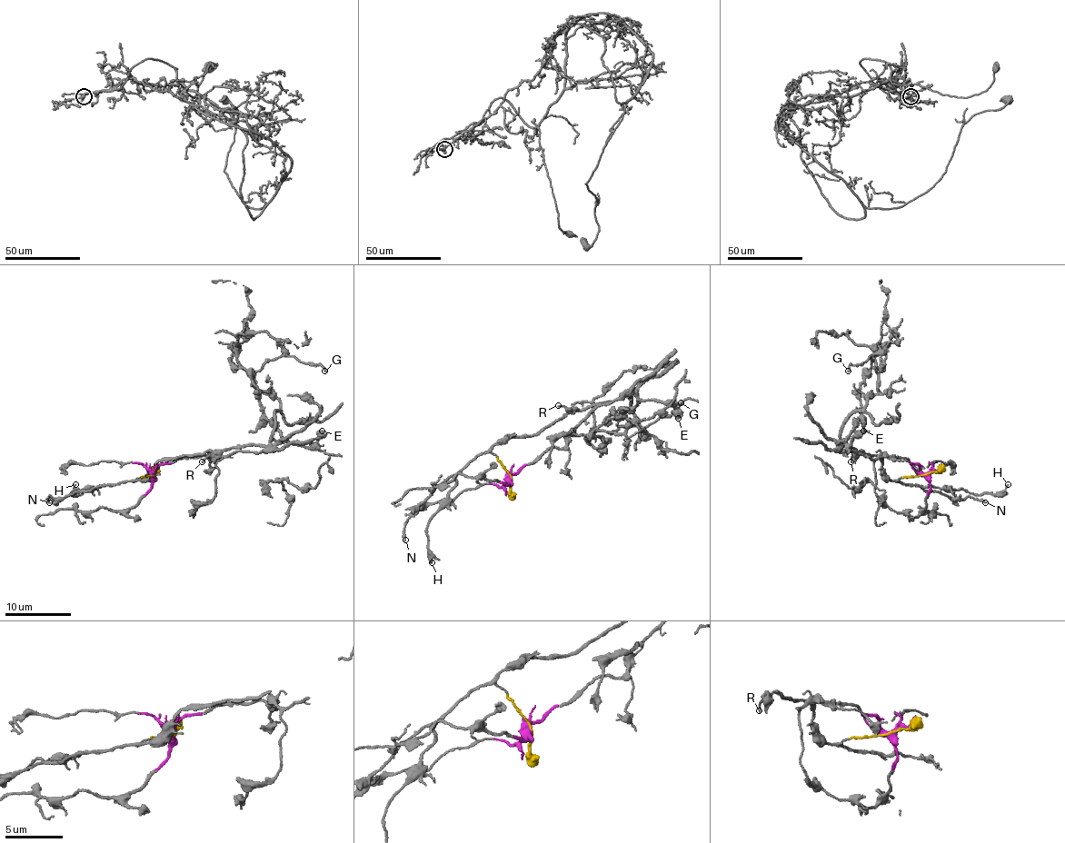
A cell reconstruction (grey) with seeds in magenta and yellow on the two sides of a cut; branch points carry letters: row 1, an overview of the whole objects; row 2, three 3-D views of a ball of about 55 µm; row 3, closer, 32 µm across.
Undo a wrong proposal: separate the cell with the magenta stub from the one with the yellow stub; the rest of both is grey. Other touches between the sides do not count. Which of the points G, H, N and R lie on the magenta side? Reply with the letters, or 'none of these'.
G

